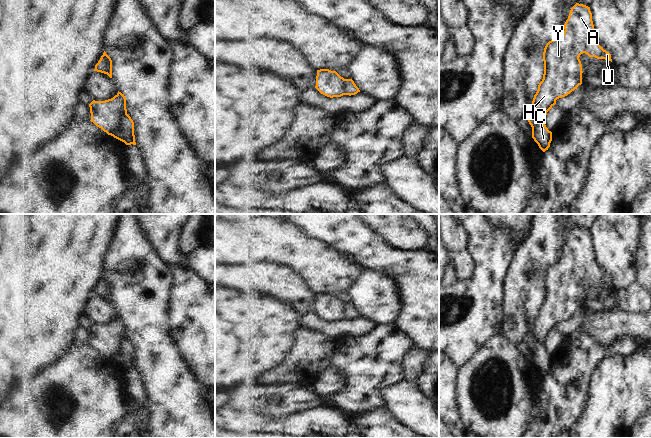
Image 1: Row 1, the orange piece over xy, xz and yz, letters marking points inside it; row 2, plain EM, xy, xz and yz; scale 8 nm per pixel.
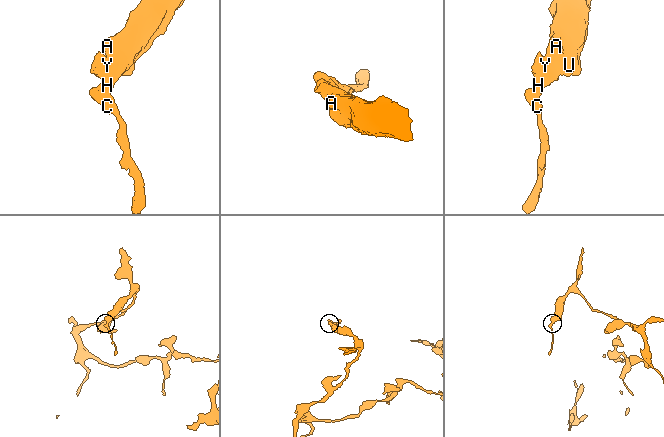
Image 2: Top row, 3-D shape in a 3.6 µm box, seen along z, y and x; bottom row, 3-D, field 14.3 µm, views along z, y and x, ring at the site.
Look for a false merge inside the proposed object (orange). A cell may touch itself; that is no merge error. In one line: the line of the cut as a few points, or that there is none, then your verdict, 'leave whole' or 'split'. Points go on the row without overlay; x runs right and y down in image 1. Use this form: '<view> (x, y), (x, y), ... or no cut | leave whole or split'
xy (126, 337), (122, 342), (121, 350), (112, 359) | split

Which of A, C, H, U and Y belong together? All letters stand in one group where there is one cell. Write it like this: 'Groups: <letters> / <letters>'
Groups: A H U Y / C

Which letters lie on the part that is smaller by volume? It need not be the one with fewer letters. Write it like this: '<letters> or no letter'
C

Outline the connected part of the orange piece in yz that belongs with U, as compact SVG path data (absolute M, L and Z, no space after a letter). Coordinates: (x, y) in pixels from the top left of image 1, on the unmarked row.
M576 227L570 234L568 243L563 249L565 255L562 260L549 265L543 276L544 298L534 319L528 340L544 344L547 336L556 328L556 324L567 320L582 308L582 289L580 279L585 277L589 281L605 283L612 286L611 278L598 267L592 245L590 231Z

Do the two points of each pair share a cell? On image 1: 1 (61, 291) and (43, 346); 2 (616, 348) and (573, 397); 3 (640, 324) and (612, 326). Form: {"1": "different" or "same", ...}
{"1": "same", "2": "same", "3": "same"}

